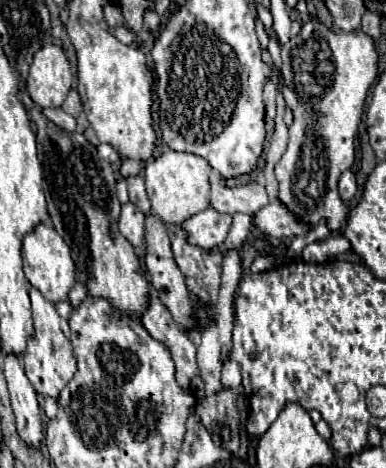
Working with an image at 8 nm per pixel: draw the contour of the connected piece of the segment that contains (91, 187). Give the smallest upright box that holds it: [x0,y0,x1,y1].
[29,108,151,318]

